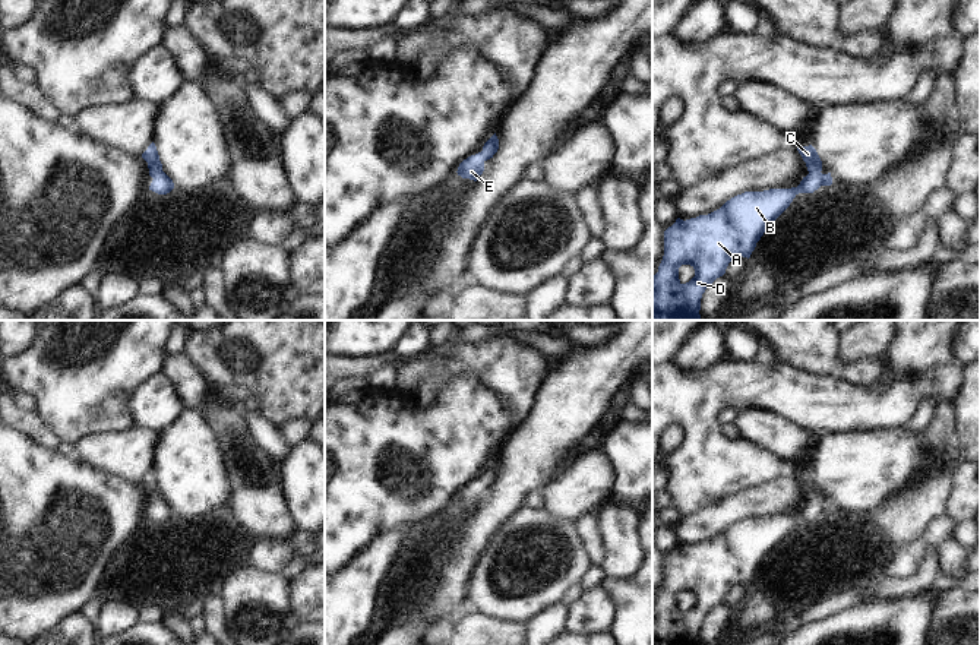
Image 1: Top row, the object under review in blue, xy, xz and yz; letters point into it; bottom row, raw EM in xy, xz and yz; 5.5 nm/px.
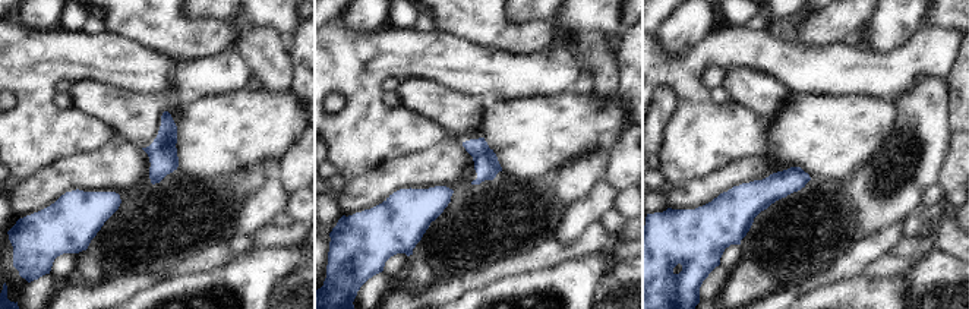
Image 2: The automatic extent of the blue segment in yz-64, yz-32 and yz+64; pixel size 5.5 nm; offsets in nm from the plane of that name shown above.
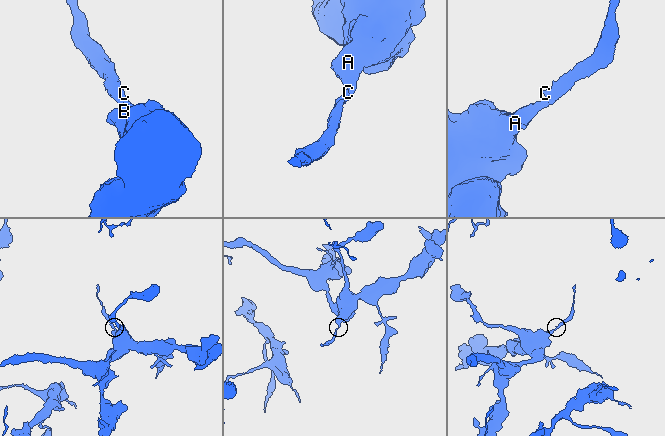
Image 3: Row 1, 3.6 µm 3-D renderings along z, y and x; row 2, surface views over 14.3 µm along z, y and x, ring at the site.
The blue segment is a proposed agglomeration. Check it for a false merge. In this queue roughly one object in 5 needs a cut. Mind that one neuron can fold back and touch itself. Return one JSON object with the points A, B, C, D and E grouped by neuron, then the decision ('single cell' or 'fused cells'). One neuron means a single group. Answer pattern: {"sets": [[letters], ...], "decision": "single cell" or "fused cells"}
{"sets": [["A", "B", "C", "D", "E"]], "decision": "single cell"}

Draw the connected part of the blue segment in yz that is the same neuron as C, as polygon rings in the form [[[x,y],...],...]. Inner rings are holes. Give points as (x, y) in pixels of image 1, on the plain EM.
[[[812,472],[797,474],[797,478],[809,499],[797,515],[745,519],[708,543],[686,548],[677,546],[664,559],[664,584],[658,600],[652,604],[652,645],[701,645],[702,622],[709,611],[725,601],[728,591],[740,584],[749,586],[771,550],[790,534],[799,521],[813,521],[821,513],[832,512],[831,500],[821,500],[822,489]],[[682,592],[690,592],[695,597],[695,604],[686,611],[679,607]]]

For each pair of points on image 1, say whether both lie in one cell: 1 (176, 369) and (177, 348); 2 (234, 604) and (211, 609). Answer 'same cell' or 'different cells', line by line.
1: different cells
2: different cells

